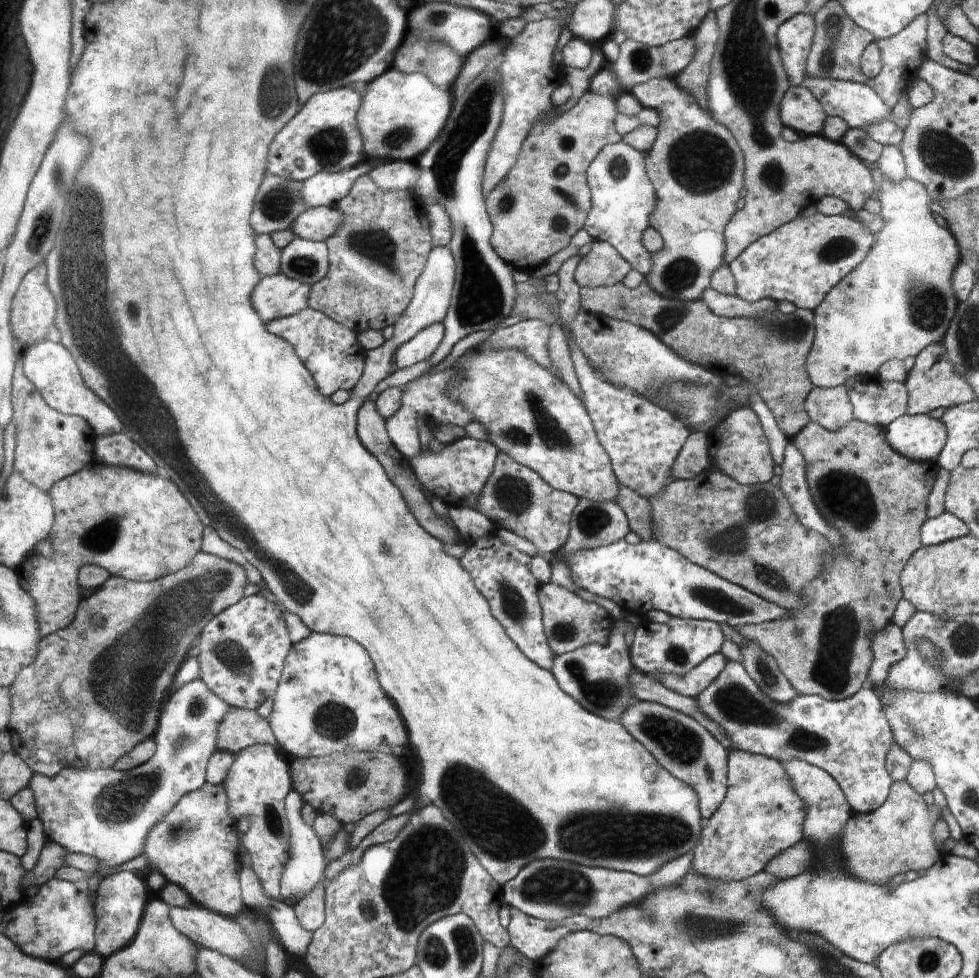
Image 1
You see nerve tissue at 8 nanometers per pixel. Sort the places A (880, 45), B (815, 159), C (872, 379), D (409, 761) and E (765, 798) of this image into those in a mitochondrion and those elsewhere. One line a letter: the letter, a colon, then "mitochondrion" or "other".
A: other
B: other
C: other
D: other
E: other

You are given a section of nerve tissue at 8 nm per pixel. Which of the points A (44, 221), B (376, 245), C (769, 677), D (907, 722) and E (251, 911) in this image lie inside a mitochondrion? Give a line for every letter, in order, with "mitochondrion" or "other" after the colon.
A: mitochondrion
B: mitochondrion
C: mitochondrion
D: mitochondrion
E: other

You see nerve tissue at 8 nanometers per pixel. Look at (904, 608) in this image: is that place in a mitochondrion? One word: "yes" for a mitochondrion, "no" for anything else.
no

